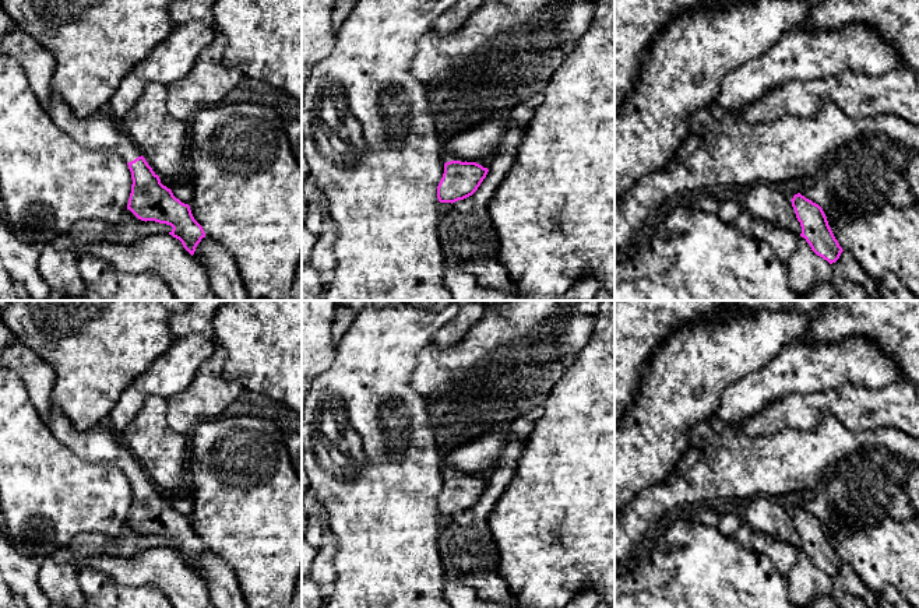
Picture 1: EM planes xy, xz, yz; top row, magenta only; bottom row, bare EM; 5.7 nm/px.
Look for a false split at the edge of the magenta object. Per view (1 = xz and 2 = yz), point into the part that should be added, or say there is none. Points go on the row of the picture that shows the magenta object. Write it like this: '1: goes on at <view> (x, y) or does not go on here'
1: does not go on here
2: does not go on here

